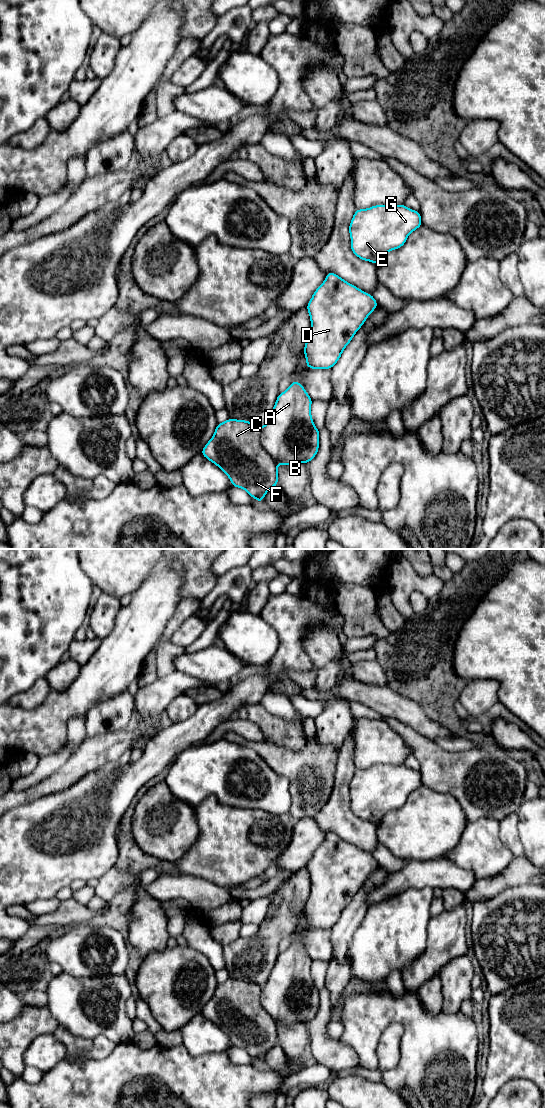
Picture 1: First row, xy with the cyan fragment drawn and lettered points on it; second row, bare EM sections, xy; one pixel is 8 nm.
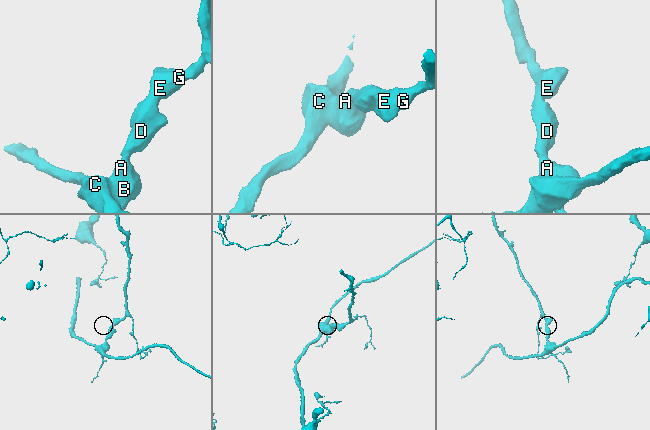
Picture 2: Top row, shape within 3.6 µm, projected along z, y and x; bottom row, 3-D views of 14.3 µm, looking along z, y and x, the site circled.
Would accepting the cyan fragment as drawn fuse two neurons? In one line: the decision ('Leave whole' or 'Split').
Split

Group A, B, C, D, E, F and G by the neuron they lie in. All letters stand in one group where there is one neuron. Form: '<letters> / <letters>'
A B D E G / C F

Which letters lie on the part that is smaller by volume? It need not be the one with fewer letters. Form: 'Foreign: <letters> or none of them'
Foreign: C, F

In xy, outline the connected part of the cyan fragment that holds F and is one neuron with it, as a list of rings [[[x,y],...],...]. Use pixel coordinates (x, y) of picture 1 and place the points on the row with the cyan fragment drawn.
[[[229,418],[217,424],[213,437],[201,454],[217,465],[230,479],[232,486],[242,488],[260,504],[266,493],[278,482],[277,464],[261,443],[262,427],[246,420]]]

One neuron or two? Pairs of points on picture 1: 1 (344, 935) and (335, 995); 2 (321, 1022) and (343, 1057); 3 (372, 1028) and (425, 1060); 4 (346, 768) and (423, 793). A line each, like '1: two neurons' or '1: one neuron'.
1: one neuron
2: one neuron
3: one neuron
4: two neurons

